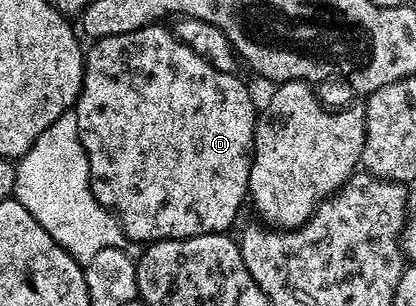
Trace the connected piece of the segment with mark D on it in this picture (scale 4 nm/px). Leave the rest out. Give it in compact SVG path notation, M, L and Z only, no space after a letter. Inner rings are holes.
M163 24L148 25L126 35L110 35L91 42L92 50L87 50L84 58L84 78L80 88L80 98L76 100L74 112L78 119L78 135L86 151L90 167L90 187L94 199L107 209L124 229L131 241L151 243L153 241L180 241L184 237L197 237L203 233L228 233L240 213L240 204L245 204L248 192L248 176L252 166L252 154L256 139L257 106L252 106L248 89L239 81L239 76L218 71L208 62L207 57L198 55L176 38L171 28L163 29Z

